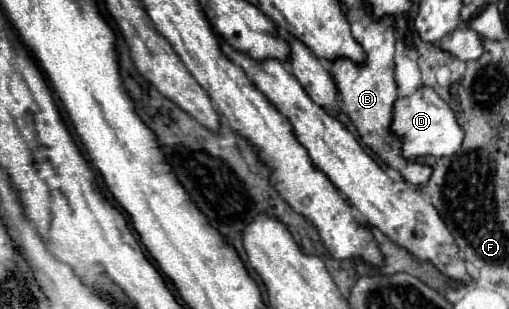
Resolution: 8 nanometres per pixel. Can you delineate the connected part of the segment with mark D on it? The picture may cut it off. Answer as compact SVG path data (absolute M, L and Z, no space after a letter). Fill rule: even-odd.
M421 86L411 96L397 98L393 104L393 122L391 134L401 138L401 156L405 160L415 160L421 156L453 156L463 142L463 130L455 120L453 110L443 102L433 88Z

